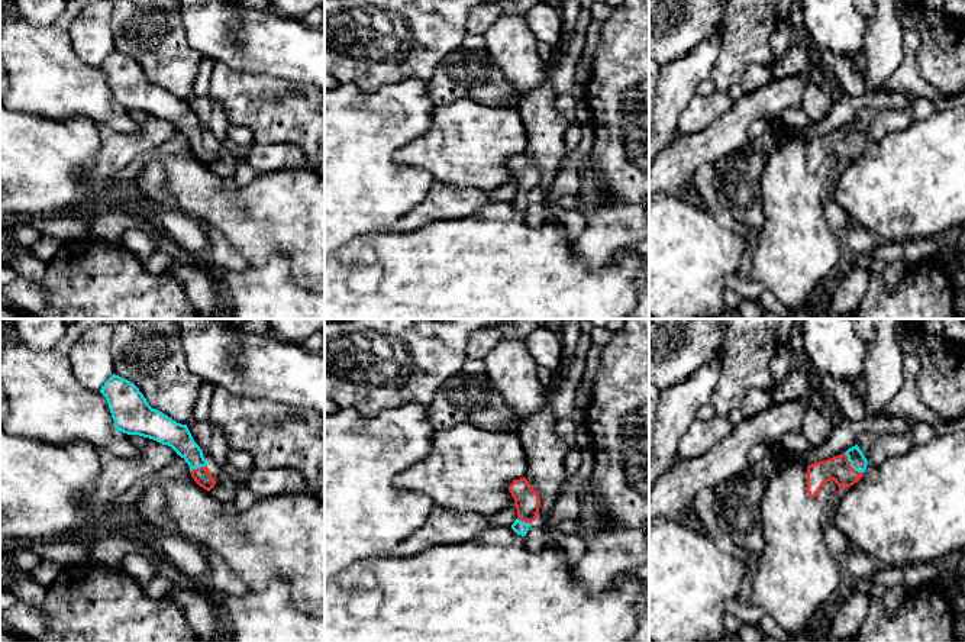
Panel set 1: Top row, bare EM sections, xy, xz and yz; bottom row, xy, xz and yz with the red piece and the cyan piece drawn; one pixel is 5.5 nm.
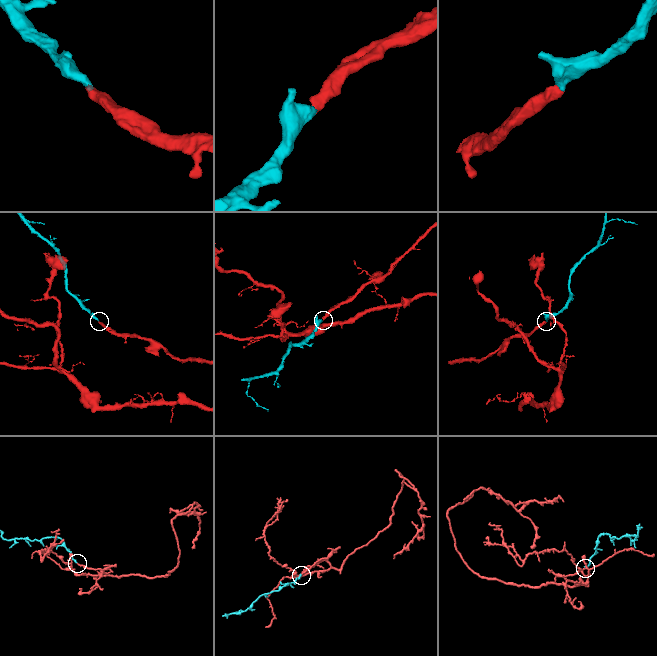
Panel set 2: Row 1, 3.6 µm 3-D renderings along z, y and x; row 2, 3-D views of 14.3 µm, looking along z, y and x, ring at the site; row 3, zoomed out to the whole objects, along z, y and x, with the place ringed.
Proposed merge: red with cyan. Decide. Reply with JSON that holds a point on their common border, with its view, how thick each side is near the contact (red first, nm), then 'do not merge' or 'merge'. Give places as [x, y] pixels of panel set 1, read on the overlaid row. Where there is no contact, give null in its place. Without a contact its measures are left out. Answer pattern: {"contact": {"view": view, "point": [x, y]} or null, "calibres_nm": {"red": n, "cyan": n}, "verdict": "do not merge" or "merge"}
{"contact": {"view": "yz", "point": [849, 465]}, "calibres_nm": {"red": 140, "cyan": 90}, "verdict": "merge"}

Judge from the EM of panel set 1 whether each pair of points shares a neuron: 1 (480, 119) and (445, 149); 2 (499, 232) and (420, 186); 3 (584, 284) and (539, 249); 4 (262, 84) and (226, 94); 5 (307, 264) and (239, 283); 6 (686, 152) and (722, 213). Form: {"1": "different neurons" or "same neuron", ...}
{"1": "same neuron", "2": "different neurons", "3": "same neuron", "4": "same neuron", "5": "different neurons", "6": "different neurons"}

